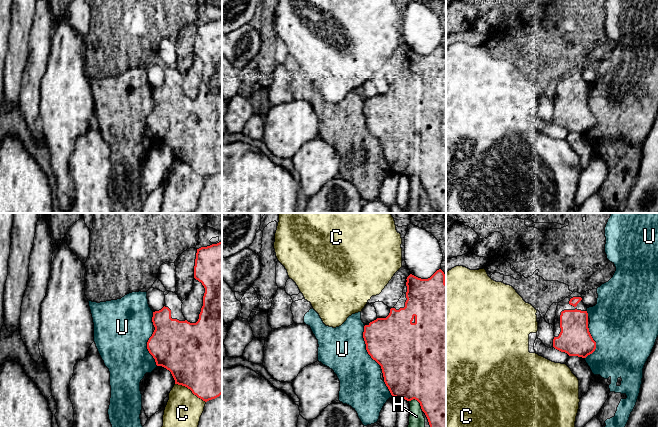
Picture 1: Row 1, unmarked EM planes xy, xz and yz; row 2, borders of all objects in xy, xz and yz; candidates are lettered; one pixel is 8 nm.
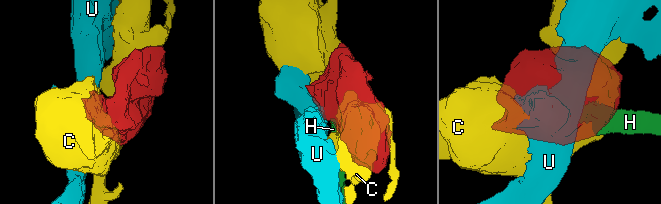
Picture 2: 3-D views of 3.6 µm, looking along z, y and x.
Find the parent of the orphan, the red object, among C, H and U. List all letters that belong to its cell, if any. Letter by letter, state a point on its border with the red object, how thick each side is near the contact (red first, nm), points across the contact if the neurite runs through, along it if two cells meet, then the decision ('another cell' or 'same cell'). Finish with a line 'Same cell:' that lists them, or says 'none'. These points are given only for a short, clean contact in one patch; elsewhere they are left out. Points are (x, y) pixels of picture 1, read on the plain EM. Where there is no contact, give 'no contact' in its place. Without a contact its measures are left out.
C: meets red in xy at (190, 165); 500 nm thick on the red side, 300 nm on the other; another cell
H: meets red in xz at (418, 177); 500 nm thick on the red side, 140 nm on the other; border along xz (409, 176), (415, 175), (422, 186); another cell
U: meets red in xz at (366, 122); 420 nm thick on the red side, 360 nm on the other; another cell
Same cell: none

